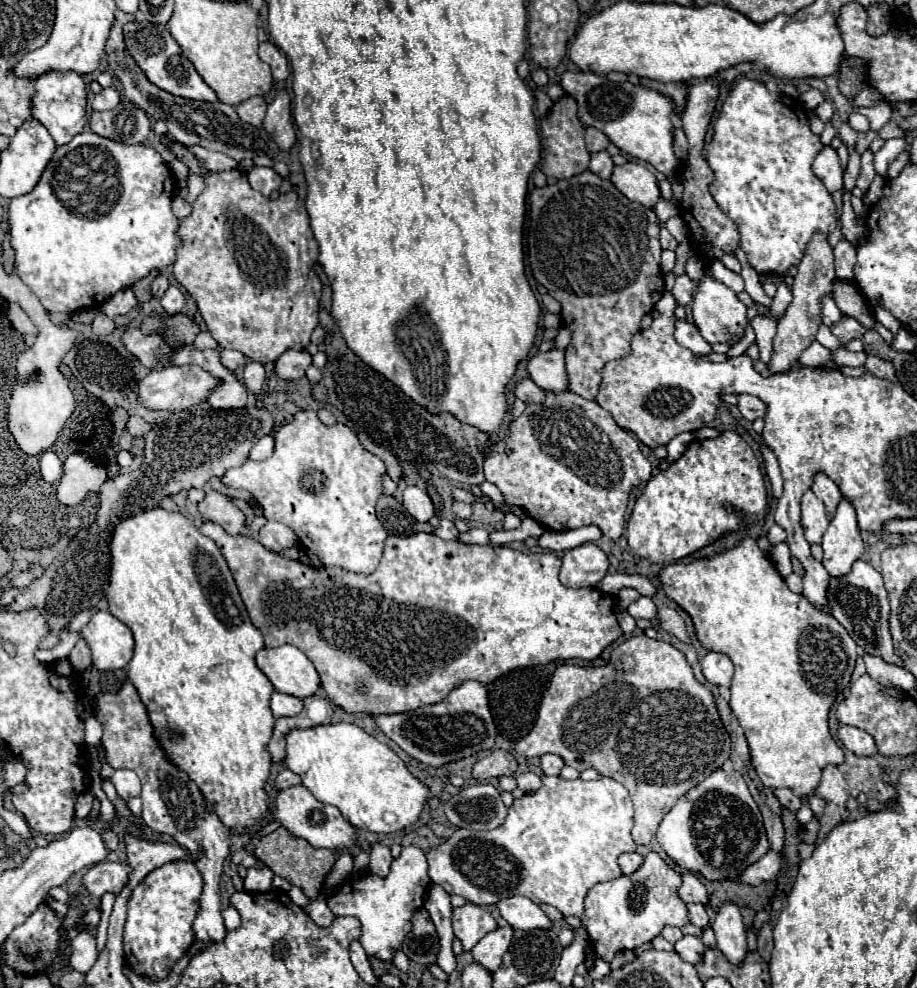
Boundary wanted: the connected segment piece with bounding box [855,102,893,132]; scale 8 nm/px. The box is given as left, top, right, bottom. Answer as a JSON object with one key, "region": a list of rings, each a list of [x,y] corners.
{"region":[[[889,102],[877,104],[877,106],[873,106],[873,108],[855,108],[855,110],[859,110],[863,116],[869,118],[871,130],[875,130],[875,132],[879,132],[879,130],[889,122],[889,118],[891,118],[891,114],[893,114]]]}

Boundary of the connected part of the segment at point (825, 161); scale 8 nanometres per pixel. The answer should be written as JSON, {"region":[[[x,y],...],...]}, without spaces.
{"region":[[[825,146],[817,154],[817,158],[813,162],[813,172],[831,194],[837,190],[843,190],[843,168],[839,164],[837,152],[831,146]]]}

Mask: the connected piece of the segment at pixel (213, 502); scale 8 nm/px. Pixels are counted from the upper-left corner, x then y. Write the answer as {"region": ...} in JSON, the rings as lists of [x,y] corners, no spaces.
{"region":[[[207,490],[207,496],[197,504],[197,510],[205,520],[219,524],[227,534],[243,532],[245,526],[243,512],[225,494],[217,490]]]}

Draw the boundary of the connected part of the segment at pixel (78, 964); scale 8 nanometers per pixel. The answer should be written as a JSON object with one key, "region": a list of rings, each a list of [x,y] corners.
{"region":[[[87,932],[77,934],[71,940],[71,956],[69,956],[69,964],[79,970],[79,972],[87,972],[97,960],[97,944],[95,938]]]}

